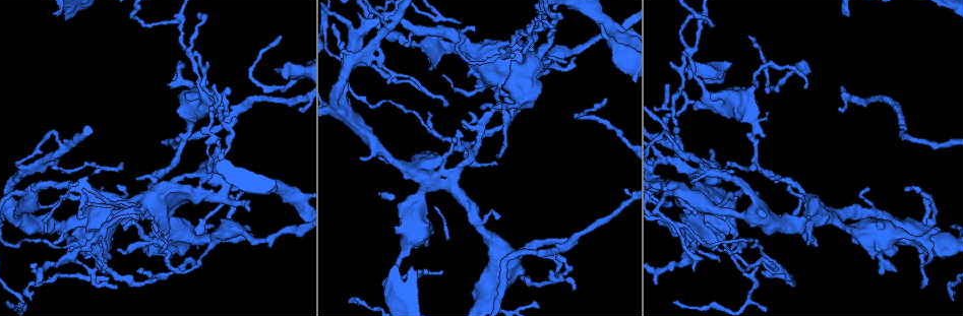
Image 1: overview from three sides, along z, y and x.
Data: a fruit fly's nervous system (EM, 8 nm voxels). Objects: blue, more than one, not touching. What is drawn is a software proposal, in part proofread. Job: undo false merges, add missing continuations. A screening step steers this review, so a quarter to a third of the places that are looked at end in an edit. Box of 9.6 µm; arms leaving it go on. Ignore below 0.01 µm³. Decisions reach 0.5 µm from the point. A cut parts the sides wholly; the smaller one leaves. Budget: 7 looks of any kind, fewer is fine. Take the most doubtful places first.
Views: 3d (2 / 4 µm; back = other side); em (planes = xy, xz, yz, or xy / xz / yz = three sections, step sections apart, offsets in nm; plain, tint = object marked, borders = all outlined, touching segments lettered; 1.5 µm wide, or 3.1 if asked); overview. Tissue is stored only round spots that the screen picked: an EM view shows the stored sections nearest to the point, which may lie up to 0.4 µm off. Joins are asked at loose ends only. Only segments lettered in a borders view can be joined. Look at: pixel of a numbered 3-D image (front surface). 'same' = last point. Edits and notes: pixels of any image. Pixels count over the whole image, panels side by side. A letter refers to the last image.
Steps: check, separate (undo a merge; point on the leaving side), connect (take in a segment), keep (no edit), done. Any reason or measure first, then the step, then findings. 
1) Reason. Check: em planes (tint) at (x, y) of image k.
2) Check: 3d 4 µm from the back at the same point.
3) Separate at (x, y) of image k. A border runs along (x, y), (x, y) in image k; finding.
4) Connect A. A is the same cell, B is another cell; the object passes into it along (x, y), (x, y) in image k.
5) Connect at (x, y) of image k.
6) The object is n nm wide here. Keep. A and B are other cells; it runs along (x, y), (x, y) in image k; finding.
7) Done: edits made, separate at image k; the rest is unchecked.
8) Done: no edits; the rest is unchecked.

End of a long branch. Check: em planes (borders) at (275, 69) of image 1.

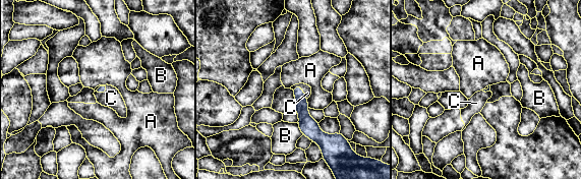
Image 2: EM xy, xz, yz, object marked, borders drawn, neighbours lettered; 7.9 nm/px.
Connect C. C is the same cell, A and B are other cells; the object passes into it along (302, 107), (301, 88), (306, 88) in image 2; the cell continues.

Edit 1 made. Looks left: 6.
See it whole again. Check: overview.

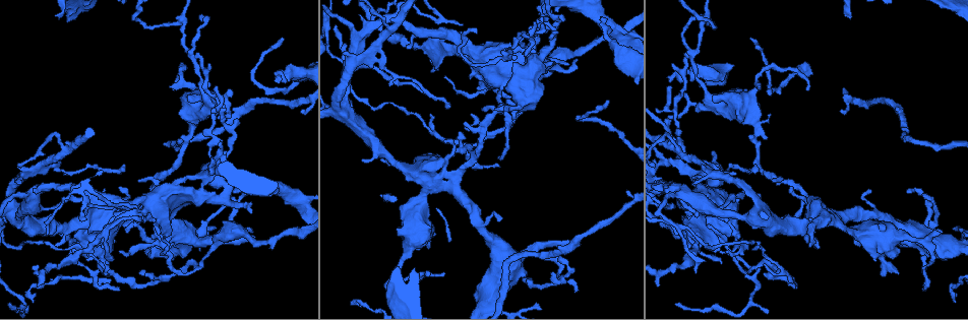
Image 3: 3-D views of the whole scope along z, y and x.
An open end. Check: em planes (borders) at (254, 236) of image 3.

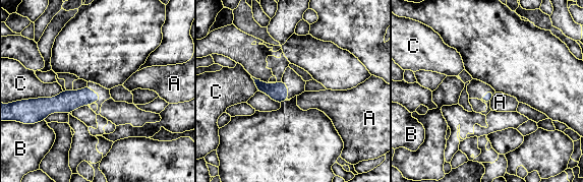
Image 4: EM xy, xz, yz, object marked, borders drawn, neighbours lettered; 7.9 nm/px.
The longest contact is with C, 280 nm. Connect A. A is the same cell, B and C are other cells; it goes on there.

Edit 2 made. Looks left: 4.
Done: edits made, connect at image 2, connect at image 4; the rest is unchecked.

